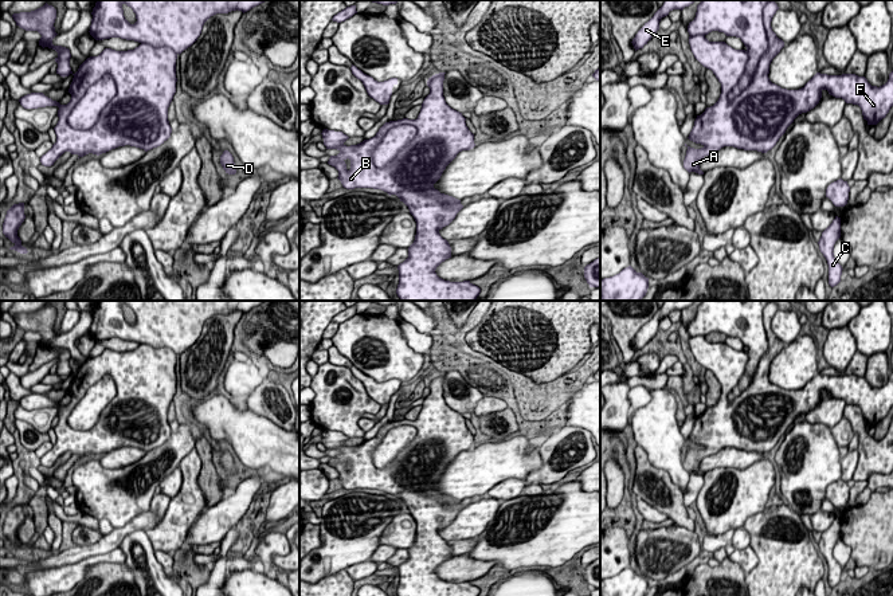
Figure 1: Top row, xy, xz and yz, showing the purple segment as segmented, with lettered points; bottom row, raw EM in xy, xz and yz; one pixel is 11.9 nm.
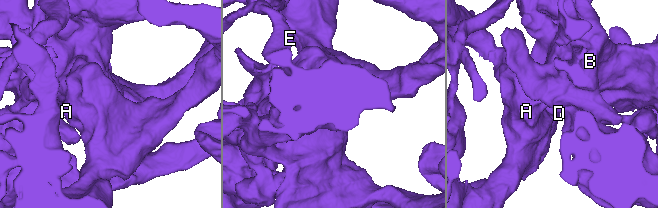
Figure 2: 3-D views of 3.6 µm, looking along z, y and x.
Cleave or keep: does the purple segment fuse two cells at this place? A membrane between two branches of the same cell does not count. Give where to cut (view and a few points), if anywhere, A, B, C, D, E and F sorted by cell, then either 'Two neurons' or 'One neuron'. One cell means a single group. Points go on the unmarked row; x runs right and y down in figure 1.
Split along yz (770, 301), (763, 310), (767, 351), (752, 381), (729, 403). Groups: A B D F / C E. Two neurons

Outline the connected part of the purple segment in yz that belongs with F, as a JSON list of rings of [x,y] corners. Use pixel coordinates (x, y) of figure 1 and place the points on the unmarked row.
[[[769,302],[763,310],[768,349],[759,361],[749,387],[732,403],[728,395],[745,373],[749,360],[745,350],[735,350],[725,342],[709,342],[705,336],[689,337],[694,358],[712,370],[721,384],[718,401],[697,416],[689,440],[701,444],[701,450],[688,448],[684,468],[704,475],[700,463],[705,456],[724,447],[767,454],[786,434],[794,420],[814,409],[822,392],[858,405],[867,426],[877,426],[893,407],[893,372],[885,385],[872,387],[865,377],[855,375],[827,376],[816,373],[802,389],[787,391],[768,379],[772,360],[784,348],[784,342],[772,332],[771,322],[779,310]]]

